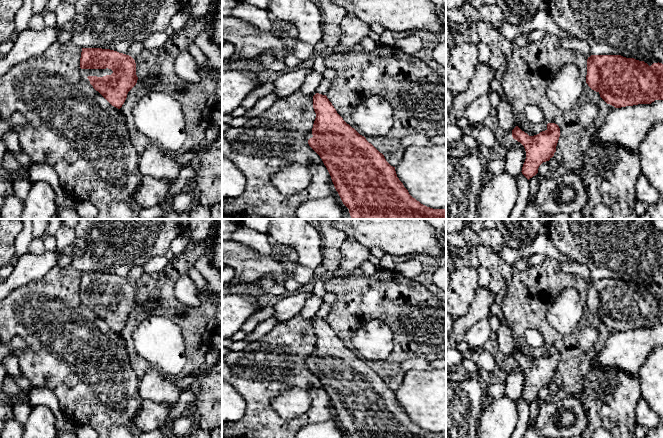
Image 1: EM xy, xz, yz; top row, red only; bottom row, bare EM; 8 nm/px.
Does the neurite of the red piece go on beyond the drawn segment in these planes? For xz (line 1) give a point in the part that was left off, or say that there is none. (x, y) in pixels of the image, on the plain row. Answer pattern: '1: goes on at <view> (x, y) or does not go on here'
1: does not go on here

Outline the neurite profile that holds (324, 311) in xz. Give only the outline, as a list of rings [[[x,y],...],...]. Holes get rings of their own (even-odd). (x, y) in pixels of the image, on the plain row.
[[[323,302],[320,306],[319,311],[317,312],[317,317],[327,319],[329,315],[330,315],[330,305]]]

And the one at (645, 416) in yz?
[[[641,398],[636,408],[636,422],[648,429],[652,429],[661,424],[661,417],[653,411],[645,399]]]

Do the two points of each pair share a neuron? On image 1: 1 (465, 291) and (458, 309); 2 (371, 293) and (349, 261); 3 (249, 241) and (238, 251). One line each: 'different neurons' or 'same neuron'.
1: same neuron
2: different neurons
3: different neurons

